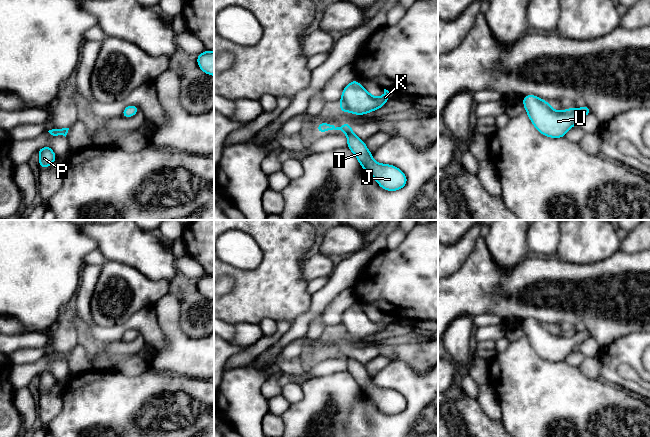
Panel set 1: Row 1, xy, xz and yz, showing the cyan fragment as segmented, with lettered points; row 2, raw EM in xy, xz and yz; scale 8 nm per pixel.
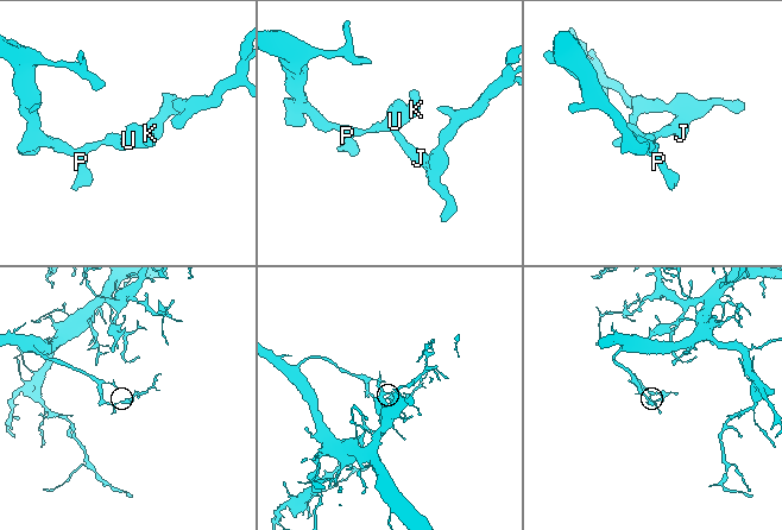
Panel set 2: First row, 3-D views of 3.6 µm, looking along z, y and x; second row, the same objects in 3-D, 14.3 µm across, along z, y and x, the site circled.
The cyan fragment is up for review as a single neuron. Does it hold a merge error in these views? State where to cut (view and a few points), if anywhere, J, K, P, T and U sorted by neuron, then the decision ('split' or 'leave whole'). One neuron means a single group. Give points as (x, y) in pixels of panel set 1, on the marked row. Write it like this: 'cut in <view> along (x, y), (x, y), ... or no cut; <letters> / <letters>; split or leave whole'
no cut; J K P T U; leave whole

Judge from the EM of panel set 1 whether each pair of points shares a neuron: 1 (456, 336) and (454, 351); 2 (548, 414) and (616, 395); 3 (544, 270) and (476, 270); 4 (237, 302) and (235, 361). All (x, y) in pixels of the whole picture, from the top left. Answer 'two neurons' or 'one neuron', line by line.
1: one neuron
2: one neuron
3: one neuron
4: two neurons

